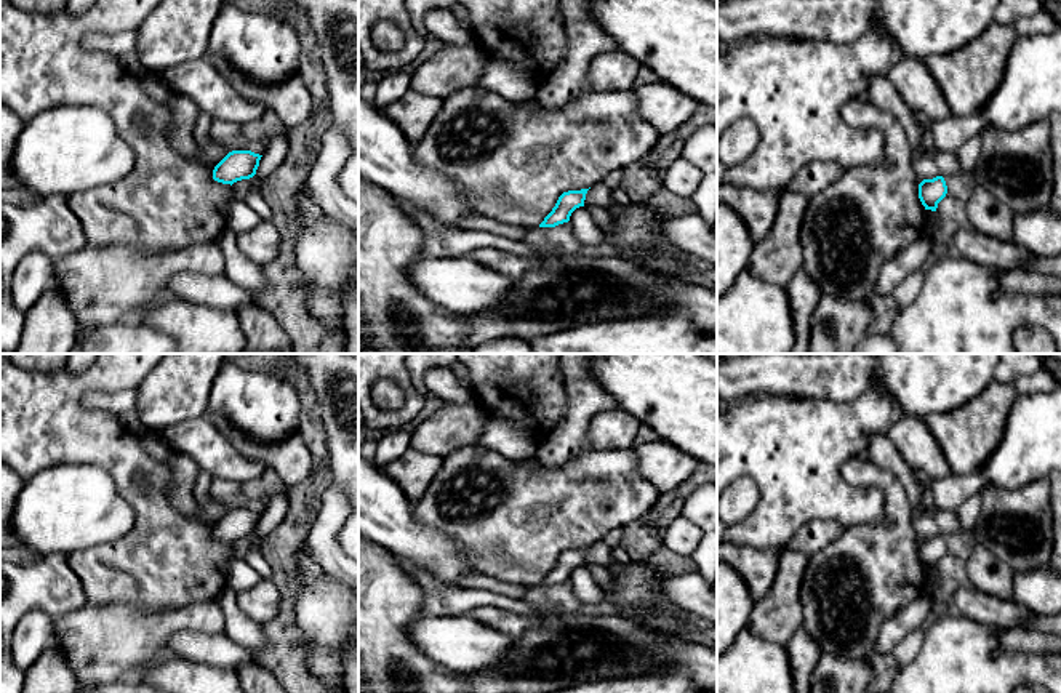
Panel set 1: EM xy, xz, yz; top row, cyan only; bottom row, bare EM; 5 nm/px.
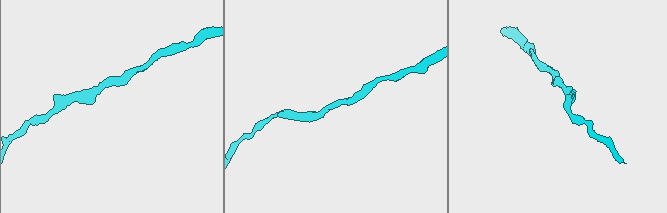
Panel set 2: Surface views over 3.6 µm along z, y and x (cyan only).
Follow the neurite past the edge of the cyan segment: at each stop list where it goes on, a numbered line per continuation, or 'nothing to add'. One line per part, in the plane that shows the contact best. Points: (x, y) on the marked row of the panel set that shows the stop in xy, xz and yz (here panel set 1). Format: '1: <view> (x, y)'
nothing to add

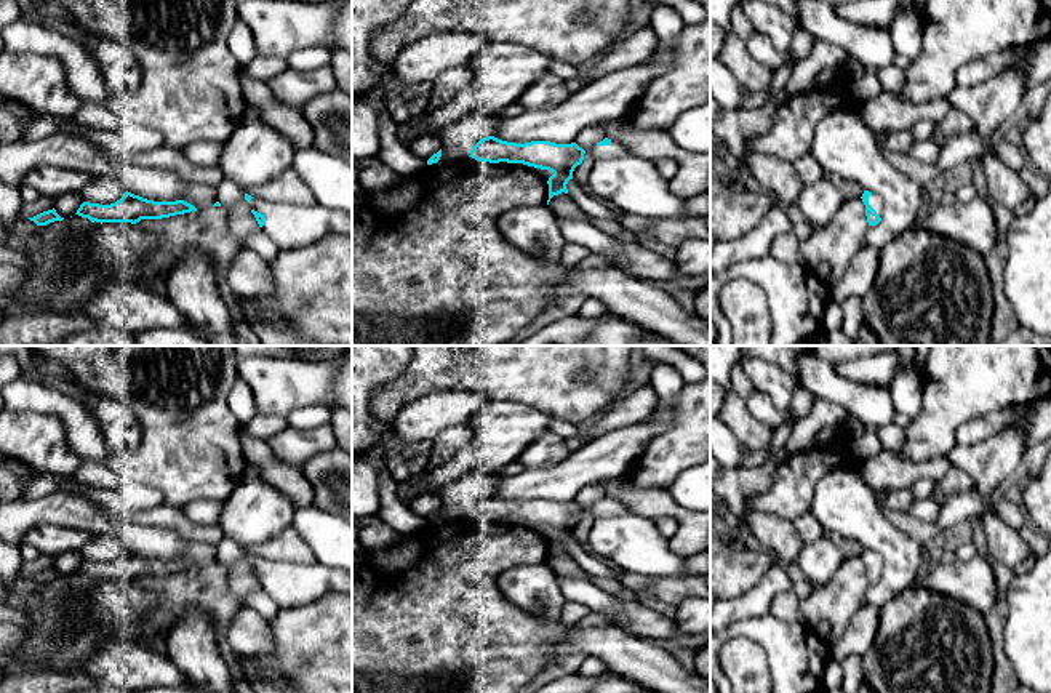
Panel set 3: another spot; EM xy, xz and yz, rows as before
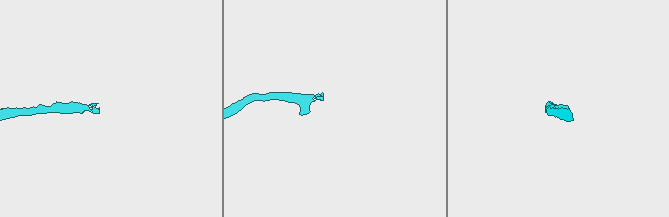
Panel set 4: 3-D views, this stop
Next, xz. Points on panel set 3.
1: xz (616, 149)

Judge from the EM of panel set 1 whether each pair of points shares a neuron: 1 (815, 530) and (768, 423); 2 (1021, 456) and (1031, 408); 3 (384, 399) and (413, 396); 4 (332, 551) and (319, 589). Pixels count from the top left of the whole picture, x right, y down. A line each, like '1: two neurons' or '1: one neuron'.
1: two neurons
2: one neuron
3: two neurons
4: two neurons

